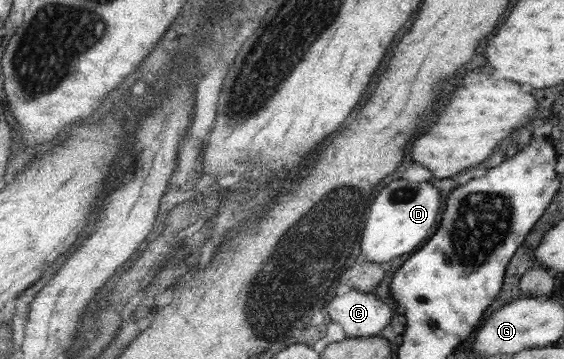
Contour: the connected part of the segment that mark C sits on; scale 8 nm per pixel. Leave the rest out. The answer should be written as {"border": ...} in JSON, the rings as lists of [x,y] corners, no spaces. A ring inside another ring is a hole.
{"border":[[[358,288],[341,297],[336,296],[328,305],[328,321],[338,323],[348,338],[387,334],[394,319],[395,310],[390,305],[373,292],[363,293]]]}

